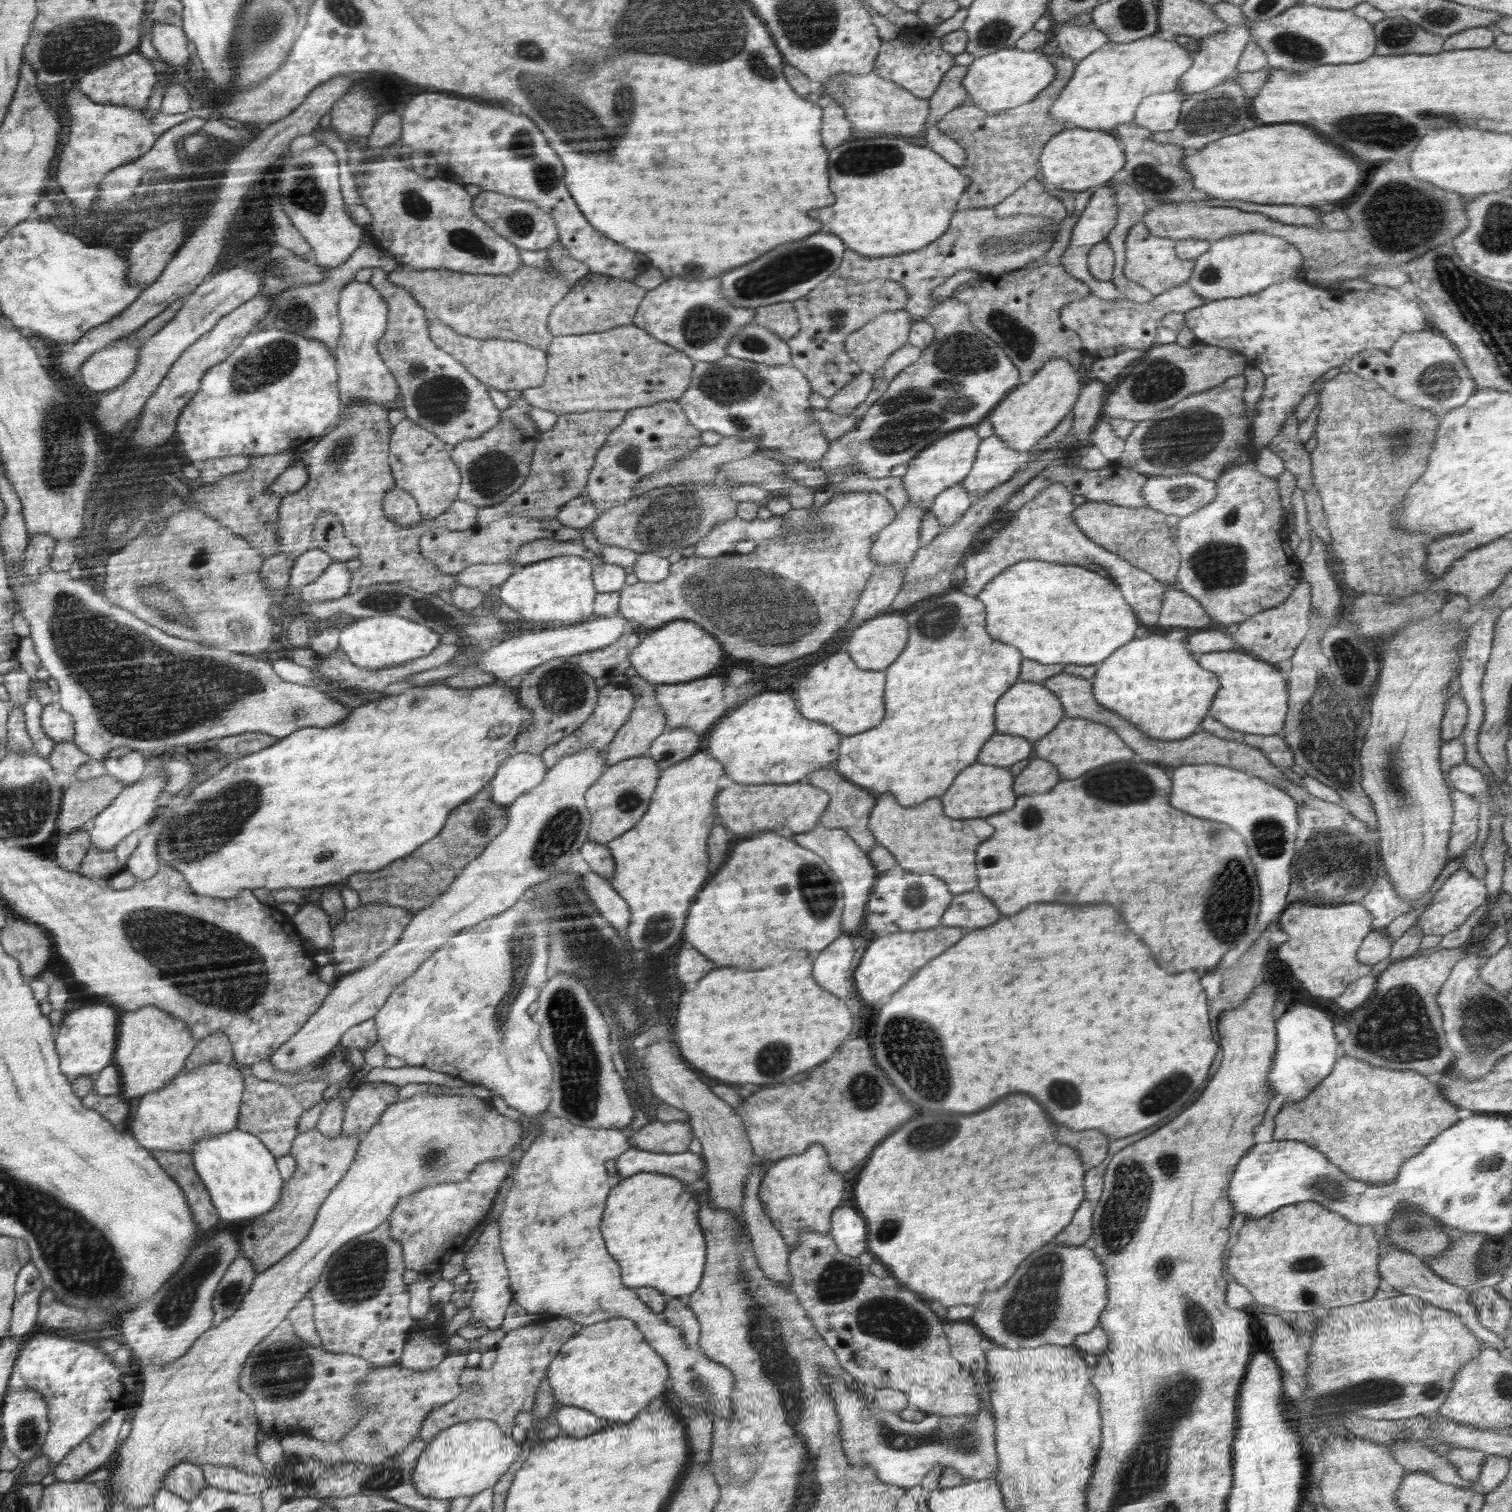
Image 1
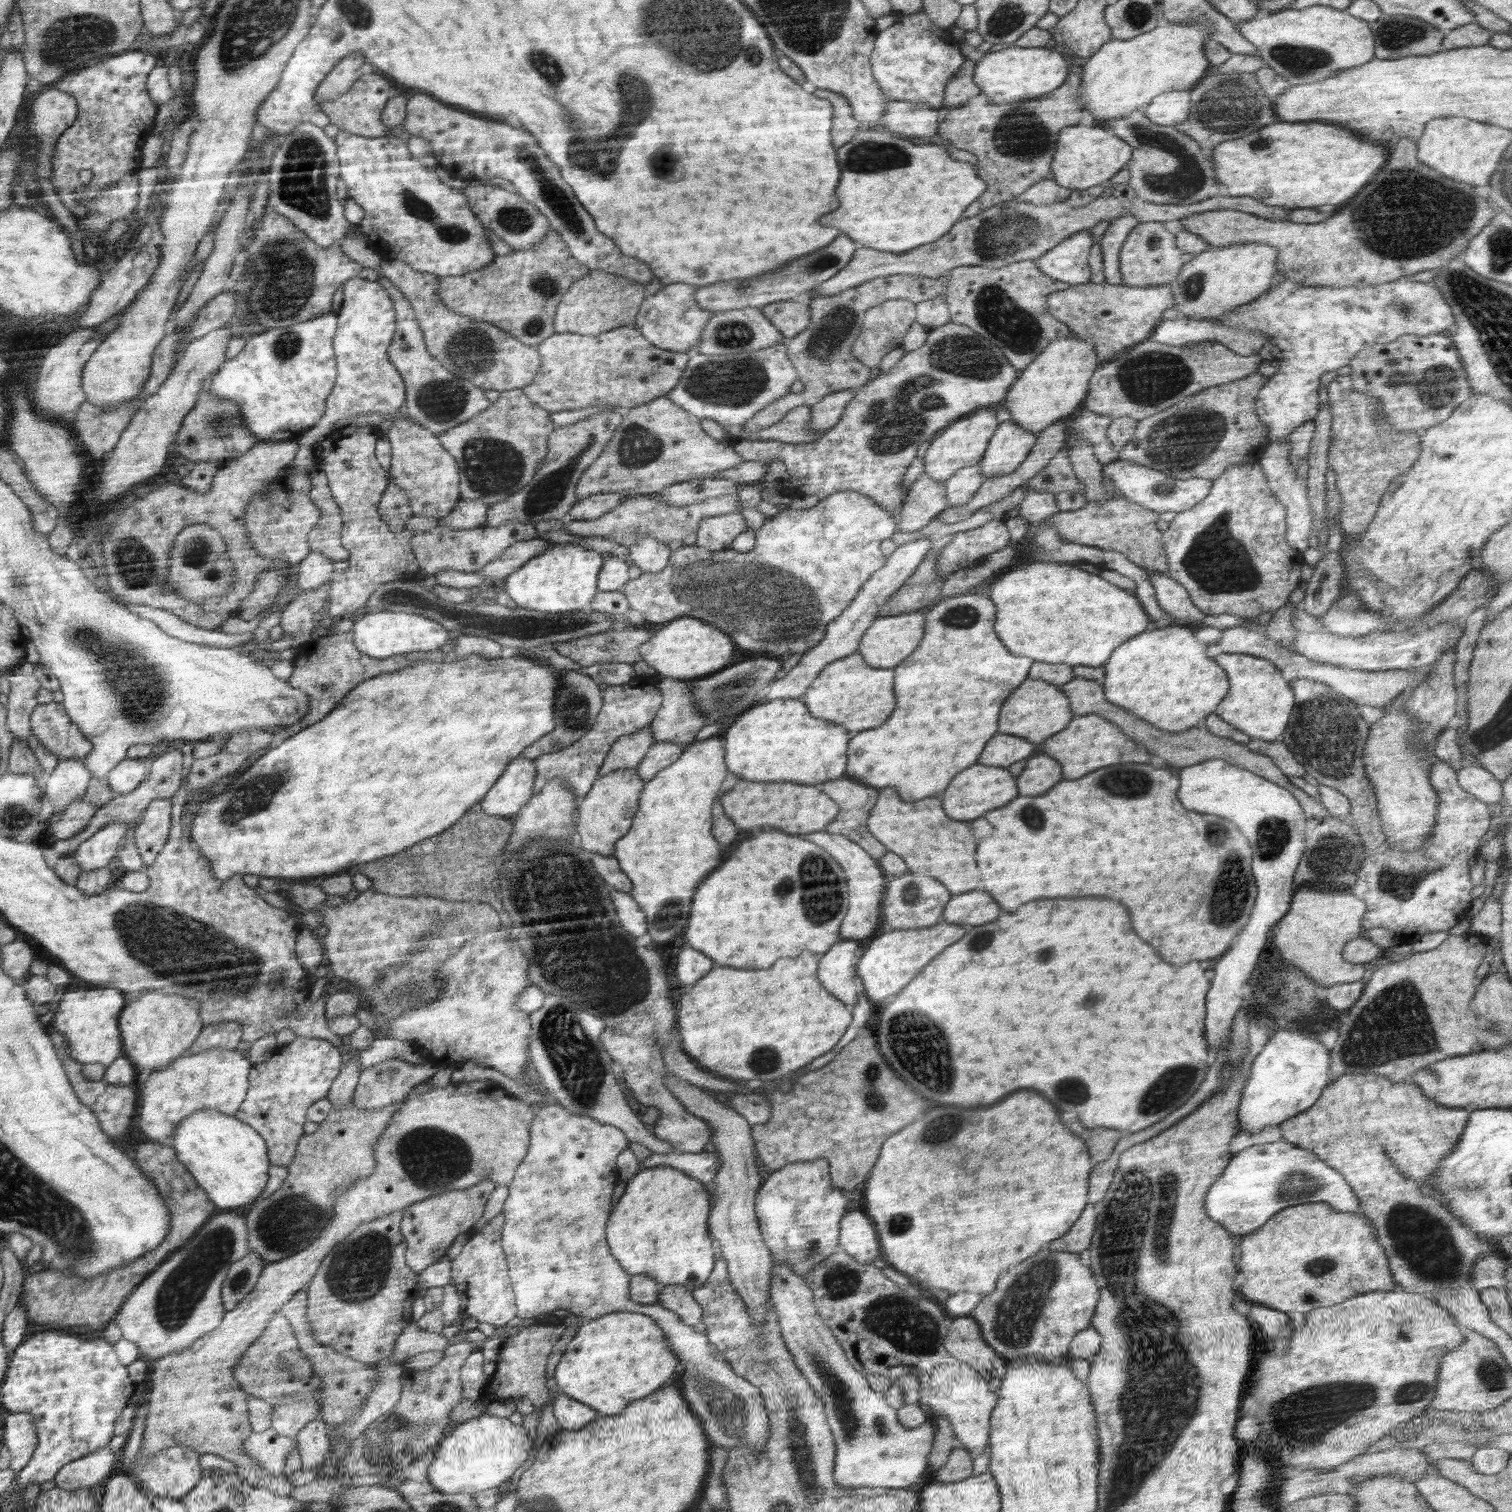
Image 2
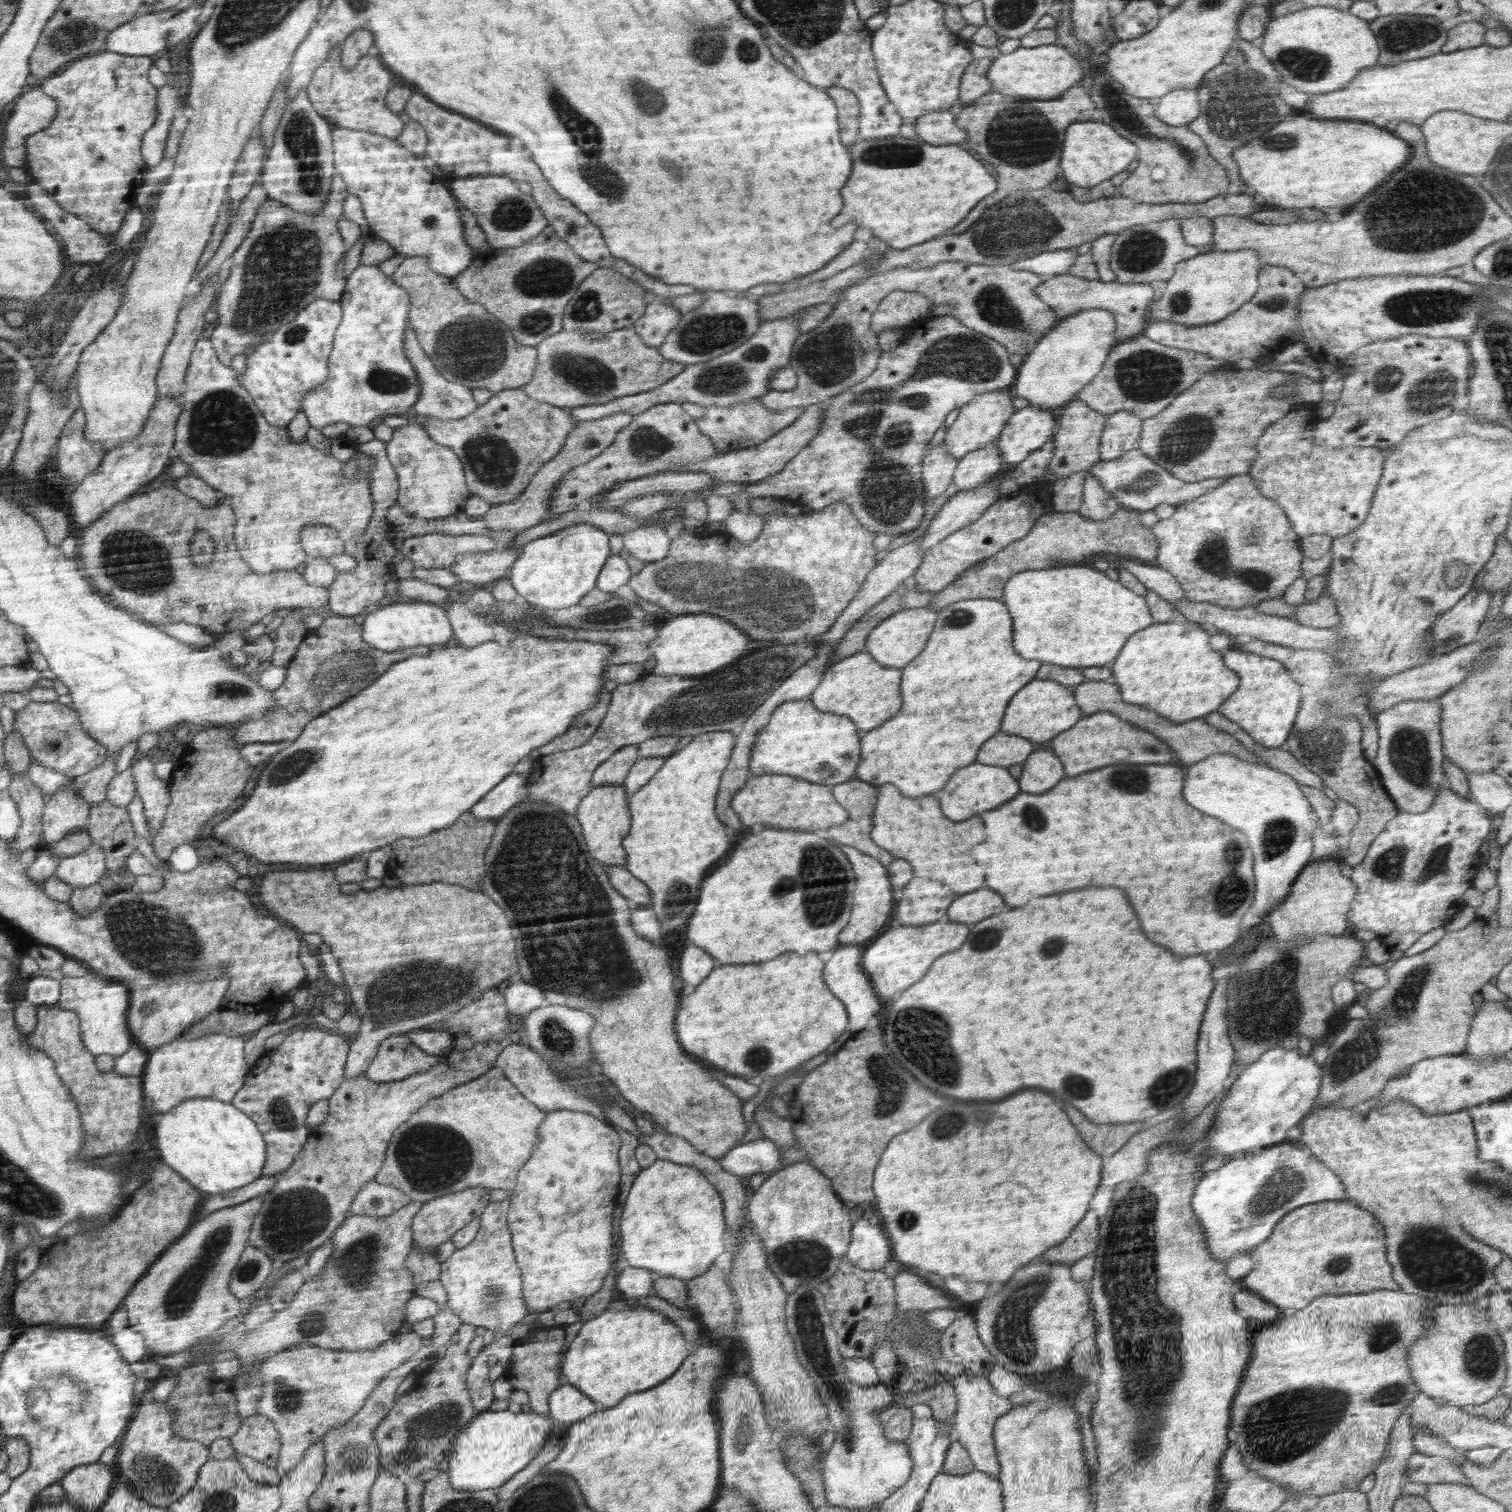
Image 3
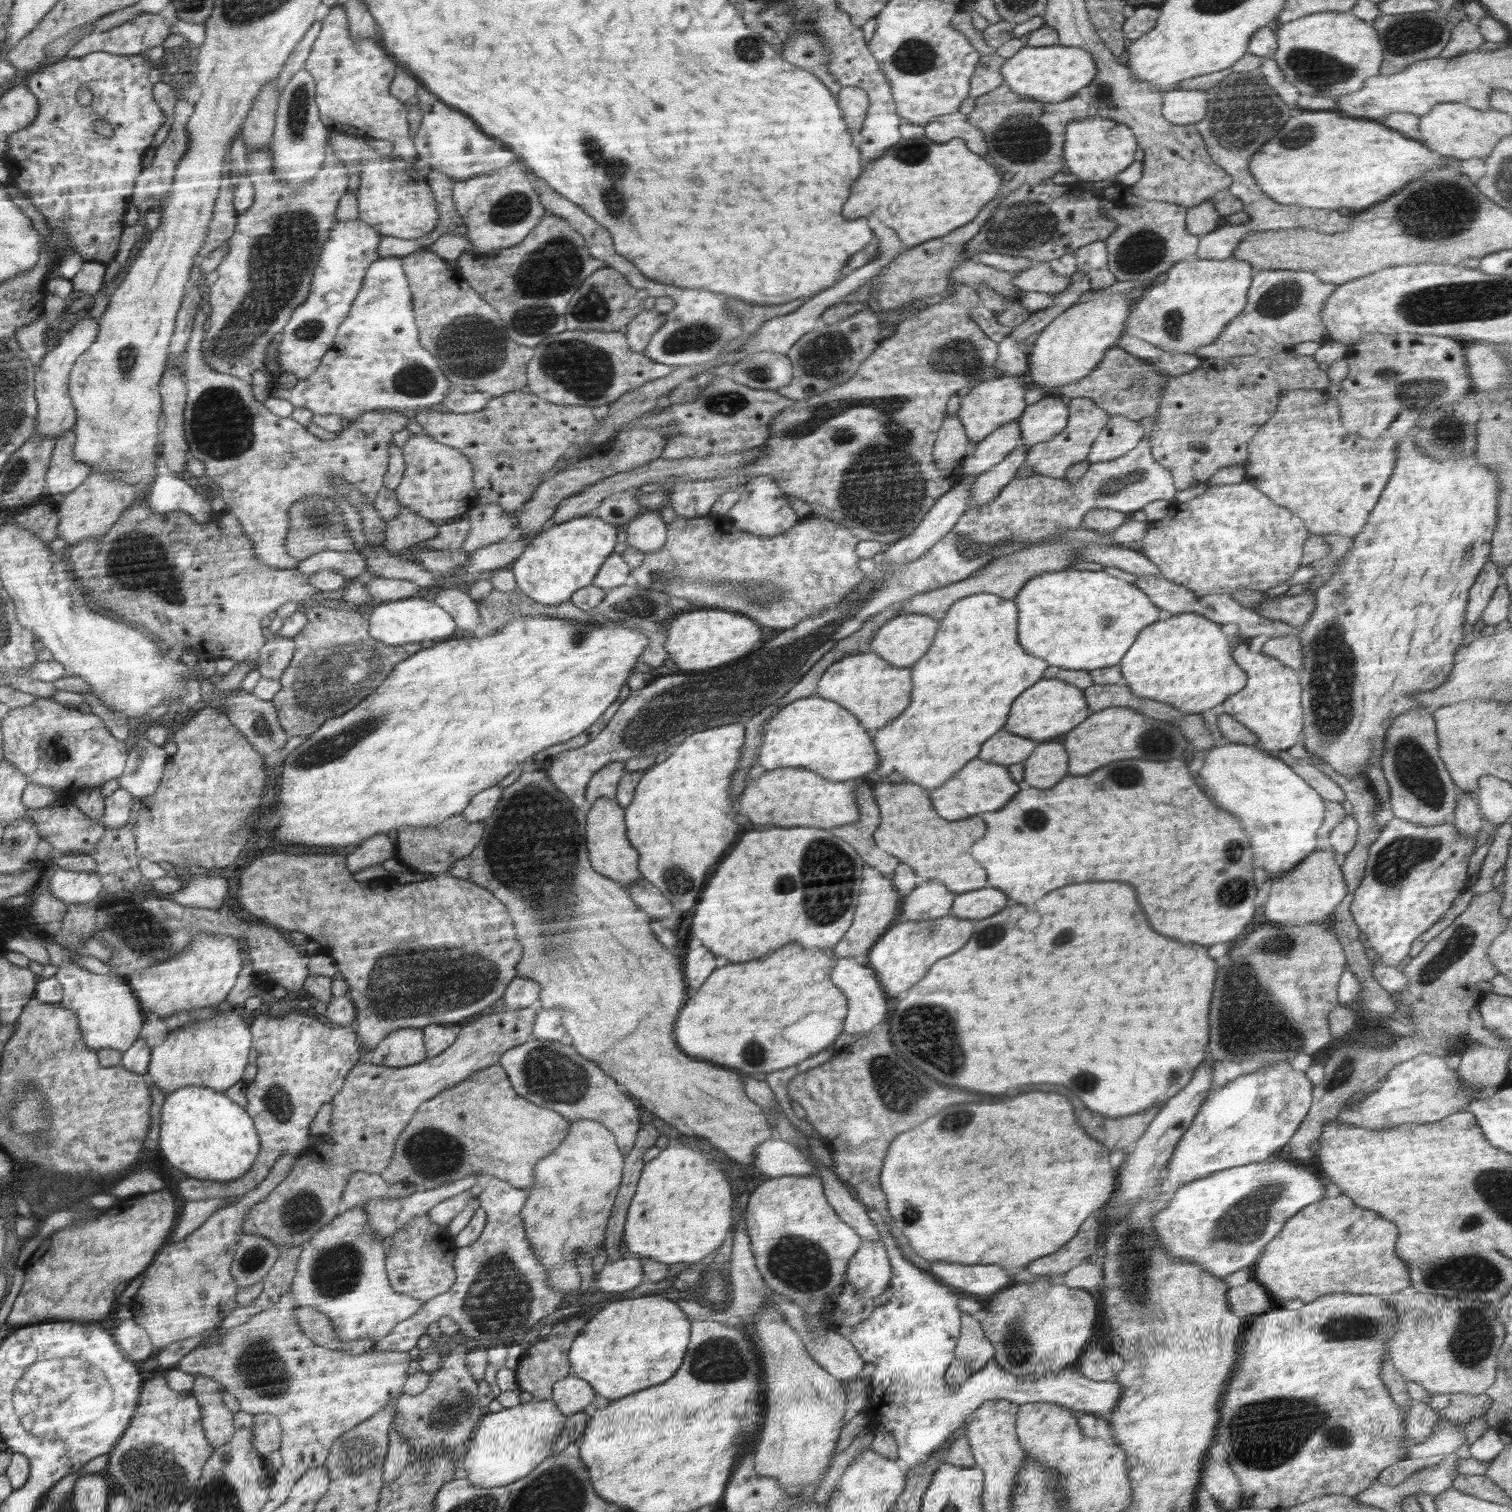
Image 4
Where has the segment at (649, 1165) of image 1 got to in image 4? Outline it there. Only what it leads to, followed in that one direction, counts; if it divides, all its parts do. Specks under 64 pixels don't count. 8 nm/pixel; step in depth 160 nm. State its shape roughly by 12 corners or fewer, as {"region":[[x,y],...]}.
{"region":[[780,1140],[755,1149],[754,1170],[771,1178],[816,1175],[805,1152]]}

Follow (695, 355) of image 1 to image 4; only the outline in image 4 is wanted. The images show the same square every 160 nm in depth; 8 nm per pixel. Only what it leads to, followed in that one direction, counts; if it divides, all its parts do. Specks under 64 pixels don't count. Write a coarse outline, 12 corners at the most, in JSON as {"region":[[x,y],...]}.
{"region":[[645,310],[627,325],[632,351],[643,352],[667,316]]}

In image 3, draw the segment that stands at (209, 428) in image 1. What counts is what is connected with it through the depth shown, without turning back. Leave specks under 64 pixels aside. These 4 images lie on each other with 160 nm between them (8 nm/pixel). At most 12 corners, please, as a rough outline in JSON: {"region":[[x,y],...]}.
{"region":[[319,298],[237,380],[274,426],[327,381],[342,305]]}

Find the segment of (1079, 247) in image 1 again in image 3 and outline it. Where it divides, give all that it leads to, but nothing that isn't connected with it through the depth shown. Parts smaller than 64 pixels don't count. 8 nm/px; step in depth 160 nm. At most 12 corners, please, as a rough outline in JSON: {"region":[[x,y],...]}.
{"region":[[1076,248],[1042,252],[1010,265],[1047,277],[1076,265]]}

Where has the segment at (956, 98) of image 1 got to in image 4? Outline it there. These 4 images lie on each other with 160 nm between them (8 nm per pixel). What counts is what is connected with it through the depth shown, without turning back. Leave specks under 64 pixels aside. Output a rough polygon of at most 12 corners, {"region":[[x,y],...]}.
{"region":[[981,55],[969,82],[970,98],[1004,84],[1006,58]]}

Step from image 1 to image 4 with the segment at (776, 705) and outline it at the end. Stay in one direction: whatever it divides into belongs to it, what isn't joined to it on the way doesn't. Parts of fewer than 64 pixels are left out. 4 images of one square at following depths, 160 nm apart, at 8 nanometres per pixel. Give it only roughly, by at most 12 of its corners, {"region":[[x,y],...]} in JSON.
{"region":[[816,695],[767,723],[756,772],[834,782],[877,767],[874,735]]}

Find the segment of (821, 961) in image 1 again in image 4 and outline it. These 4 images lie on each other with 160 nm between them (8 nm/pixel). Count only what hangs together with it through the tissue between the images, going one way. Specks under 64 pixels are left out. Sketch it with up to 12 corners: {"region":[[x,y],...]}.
{"region":[[838,958],[831,981],[845,994],[844,1032],[867,1033],[886,1018],[875,970]]}

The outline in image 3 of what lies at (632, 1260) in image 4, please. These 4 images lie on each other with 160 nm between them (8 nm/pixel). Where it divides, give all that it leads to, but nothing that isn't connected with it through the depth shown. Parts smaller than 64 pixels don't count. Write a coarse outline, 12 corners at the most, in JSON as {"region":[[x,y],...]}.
{"region":[[626,1267],[616,1281],[626,1299],[653,1293],[653,1272]]}

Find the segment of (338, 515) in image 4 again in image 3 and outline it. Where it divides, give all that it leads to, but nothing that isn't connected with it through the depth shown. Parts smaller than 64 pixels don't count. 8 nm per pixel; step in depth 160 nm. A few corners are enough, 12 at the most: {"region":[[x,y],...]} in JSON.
{"region":[[308,524],[301,532],[308,559],[345,552],[335,527]]}

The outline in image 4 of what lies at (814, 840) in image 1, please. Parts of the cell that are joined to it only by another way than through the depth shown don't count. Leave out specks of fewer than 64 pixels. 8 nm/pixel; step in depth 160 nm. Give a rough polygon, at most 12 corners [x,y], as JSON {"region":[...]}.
{"region":[[864,864],[838,958],[869,952],[900,912],[889,876]]}

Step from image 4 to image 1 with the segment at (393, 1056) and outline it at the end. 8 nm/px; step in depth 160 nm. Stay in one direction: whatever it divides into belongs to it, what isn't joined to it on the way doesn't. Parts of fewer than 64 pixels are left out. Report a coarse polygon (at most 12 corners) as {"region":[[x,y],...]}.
{"region":[[358,1084],[341,1134],[365,1135],[399,1102],[394,1084]]}

